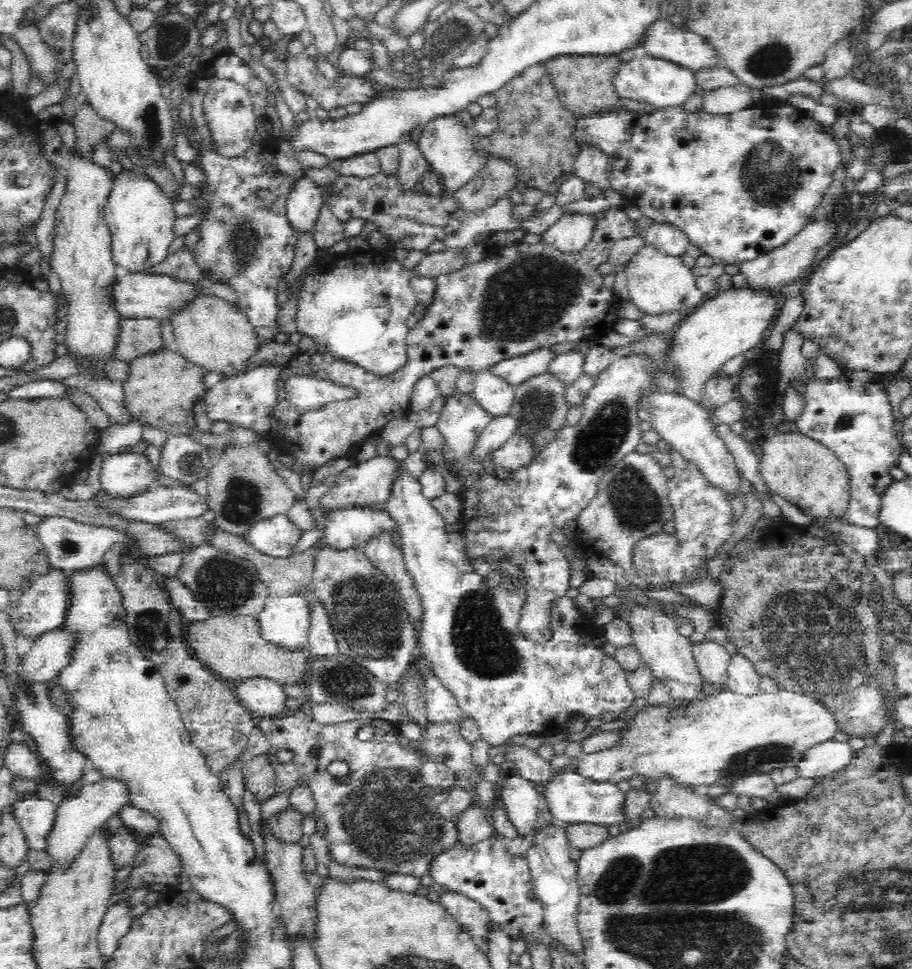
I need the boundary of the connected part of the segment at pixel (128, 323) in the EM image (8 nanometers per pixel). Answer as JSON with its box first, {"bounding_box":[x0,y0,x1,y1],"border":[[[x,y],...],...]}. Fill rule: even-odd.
{"bounding_box":[116,318,163,364],"border":[[[154,318],[122,320],[116,361],[132,364],[140,356],[156,354],[163,349],[161,321]]]}

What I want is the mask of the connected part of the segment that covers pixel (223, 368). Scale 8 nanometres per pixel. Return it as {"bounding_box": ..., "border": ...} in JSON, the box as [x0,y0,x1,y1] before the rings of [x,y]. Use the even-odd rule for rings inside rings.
{"bounding_box":[170,296,260,381],"border":[[[200,296],[170,322],[175,334],[173,348],[204,373],[217,374],[221,380],[230,381],[253,372],[251,363],[260,350],[260,337],[248,317],[237,307],[216,296]]]}

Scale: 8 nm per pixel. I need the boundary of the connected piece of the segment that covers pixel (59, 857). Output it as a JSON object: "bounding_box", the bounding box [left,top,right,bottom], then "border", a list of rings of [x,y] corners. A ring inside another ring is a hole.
{"bounding_box":[47,776,131,864],"border":[[[102,776],[93,784],[80,783],[76,798],[57,806],[54,828],[50,832],[50,847],[47,850],[53,861],[61,864],[68,862],[74,854],[78,854],[78,850],[86,844],[89,834],[99,824],[108,821],[112,814],[127,805],[131,805],[130,791],[128,791],[128,781],[124,779]]]}

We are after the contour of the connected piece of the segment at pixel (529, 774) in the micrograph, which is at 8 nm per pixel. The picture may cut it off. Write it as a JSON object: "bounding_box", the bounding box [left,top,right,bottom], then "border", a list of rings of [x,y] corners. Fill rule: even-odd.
{"bounding_box":[504,743,555,790],"border":[[[510,743],[504,744],[506,751],[510,751],[508,760],[515,762],[516,773],[526,777],[526,780],[537,785],[541,790],[546,784],[552,782],[555,774],[552,773],[550,762],[546,762],[533,749],[526,746],[508,747]]]}

